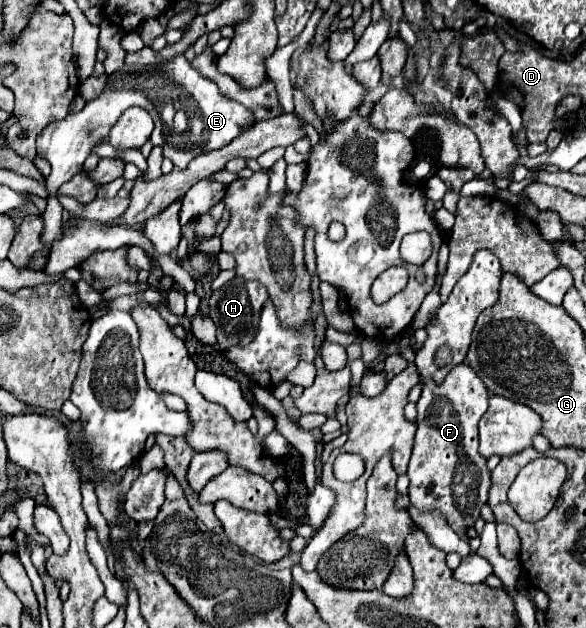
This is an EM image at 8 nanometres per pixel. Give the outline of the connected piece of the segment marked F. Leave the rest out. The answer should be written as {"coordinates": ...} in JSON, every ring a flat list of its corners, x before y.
{"coordinates":[[462,363,456,365,444,381,426,381,426,385,422,385,422,395,416,407,418,431,412,449,412,459,408,465,410,503,422,511,438,509,446,513,446,519,454,531,466,531,466,527,470,527,480,515,480,507,486,503,490,489,490,471,486,469,486,459,478,453,478,421,488,409,488,389,478,379,474,369]]}

